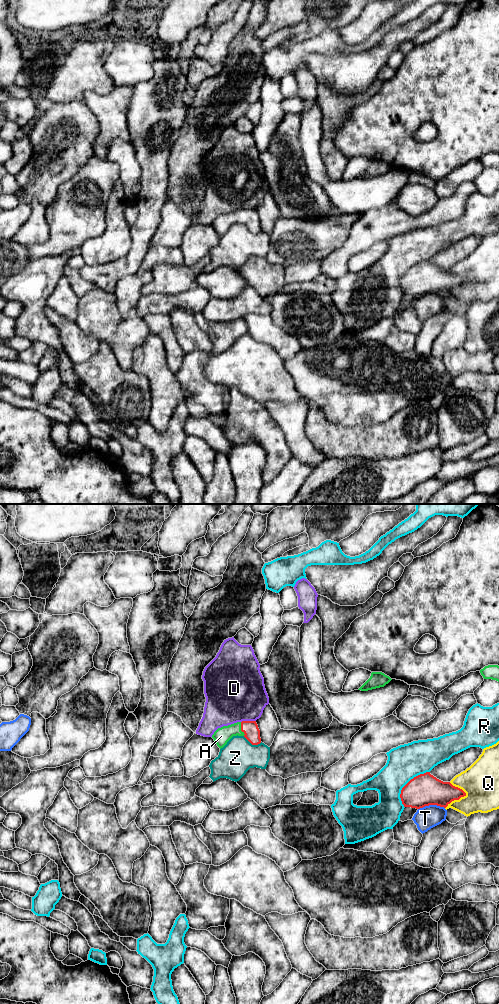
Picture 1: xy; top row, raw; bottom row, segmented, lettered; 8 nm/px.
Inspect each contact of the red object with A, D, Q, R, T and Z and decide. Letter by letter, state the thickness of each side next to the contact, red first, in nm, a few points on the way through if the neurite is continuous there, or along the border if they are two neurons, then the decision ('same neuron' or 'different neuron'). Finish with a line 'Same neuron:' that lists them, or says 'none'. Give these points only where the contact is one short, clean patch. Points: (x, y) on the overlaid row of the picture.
A: 130 nm thick on the red side, 140 nm on the other; runs through xy (250, 728), (241, 729), (230, 730), (221, 736); same neuron
D: 130 nm thick on the red side, 460 nm on the other; different neuron
Q: 220 nm thick on the red side, 300 nm on the other; different neuron
R: 260 nm thick on the red side, 280 nm on the other; different neuron
T: 260 nm thick on the red side, 180 nm on the other; different neuron
Z: 130 nm thick on the red side, 280 nm on the other; different neuron
Same neuron: A

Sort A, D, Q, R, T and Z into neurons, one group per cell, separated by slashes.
A / D / Q / R / T / Z

